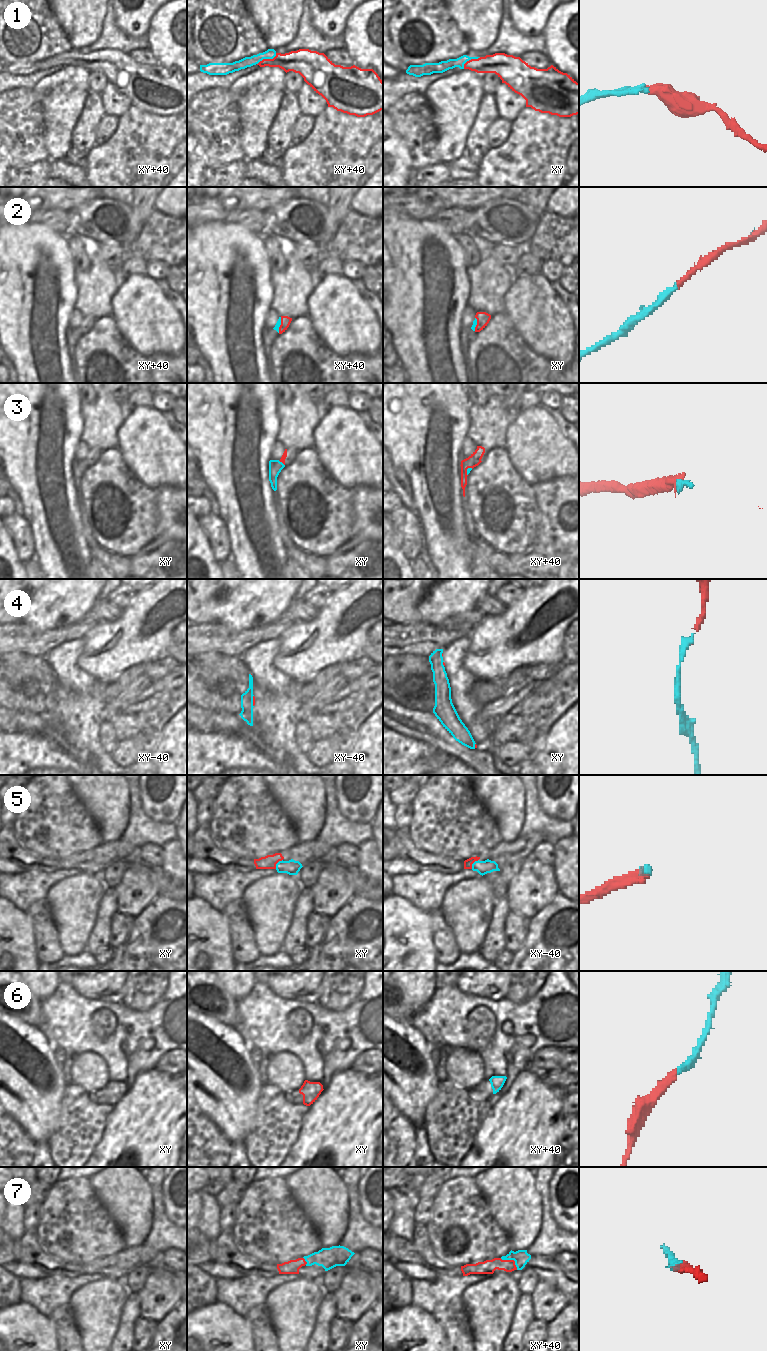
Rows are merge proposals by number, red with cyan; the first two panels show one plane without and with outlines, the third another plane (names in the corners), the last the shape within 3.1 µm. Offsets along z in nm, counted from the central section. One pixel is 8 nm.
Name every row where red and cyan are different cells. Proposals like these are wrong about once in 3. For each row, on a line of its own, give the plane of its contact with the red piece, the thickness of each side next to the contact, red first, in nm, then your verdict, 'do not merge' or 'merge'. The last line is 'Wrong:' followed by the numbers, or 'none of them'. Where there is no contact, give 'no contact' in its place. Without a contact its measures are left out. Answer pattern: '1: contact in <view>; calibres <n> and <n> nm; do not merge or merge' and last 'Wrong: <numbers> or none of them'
1: contact in xy+40; calibres 180 and 80 nm; merge
2: contact in xy+40; calibres 80 and 40 nm; do not merge
3: contact in xy; calibres 40 and 110 nm; merge
4: contact in xy-40; calibres 20 and 100 nm; merge
5: contact in xy; calibres 110 and 120 nm; do not merge
6: no contact; merge
7: contact in xy+40; calibres 110 and 120 nm; do not merge
Wrong: 2, 5, 7

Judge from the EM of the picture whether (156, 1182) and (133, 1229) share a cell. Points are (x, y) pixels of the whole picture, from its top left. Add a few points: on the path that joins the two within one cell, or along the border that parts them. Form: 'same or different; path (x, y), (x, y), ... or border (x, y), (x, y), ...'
different; border (144, 1177), (152, 1195), (153, 1215)

